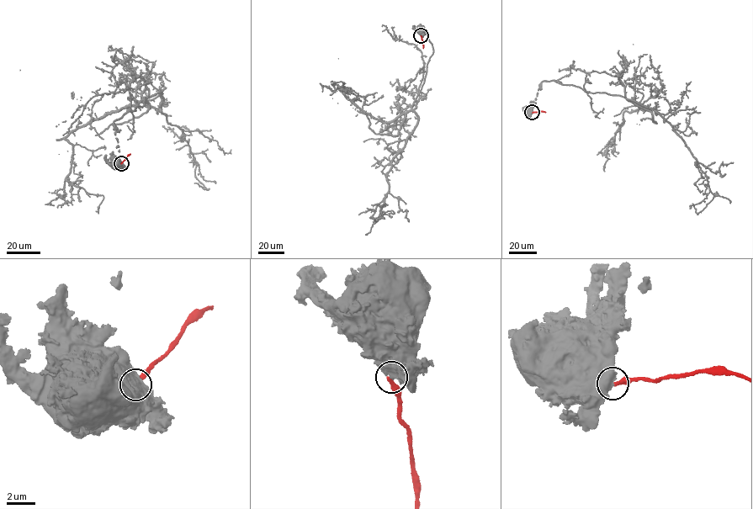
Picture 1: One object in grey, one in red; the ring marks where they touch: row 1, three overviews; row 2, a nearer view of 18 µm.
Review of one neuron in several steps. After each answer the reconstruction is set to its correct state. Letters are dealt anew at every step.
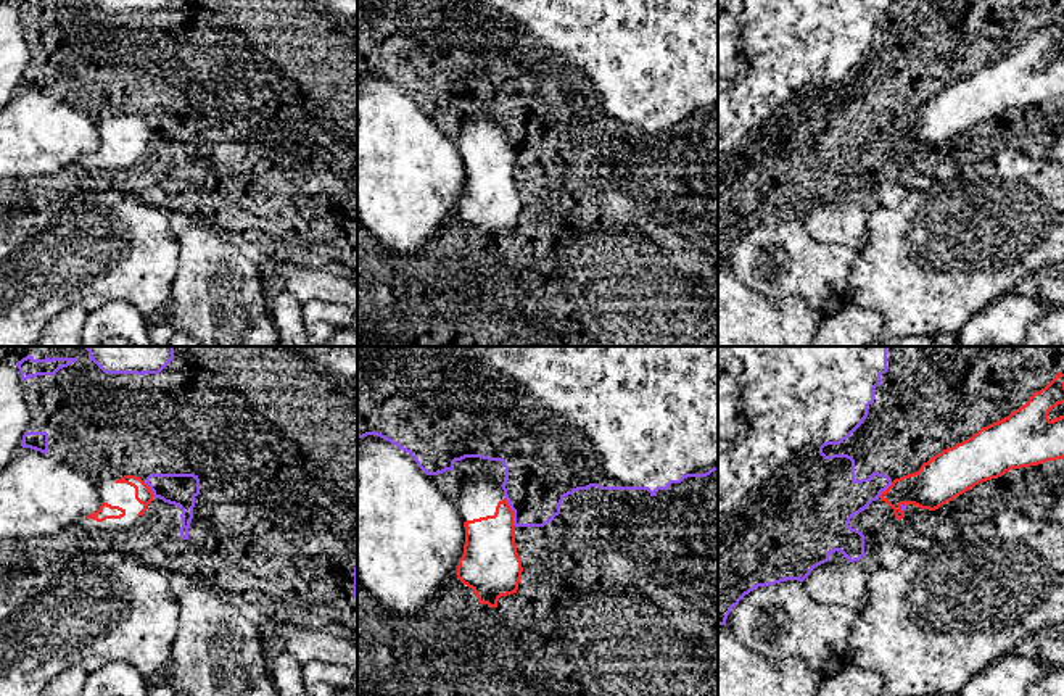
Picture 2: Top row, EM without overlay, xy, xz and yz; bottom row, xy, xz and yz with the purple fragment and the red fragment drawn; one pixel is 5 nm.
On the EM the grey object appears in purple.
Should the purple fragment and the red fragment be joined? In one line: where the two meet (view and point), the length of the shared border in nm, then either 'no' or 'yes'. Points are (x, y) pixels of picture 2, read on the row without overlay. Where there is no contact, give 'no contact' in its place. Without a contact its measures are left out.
meets purple in xz at (514, 152); contact 160 nm long; no

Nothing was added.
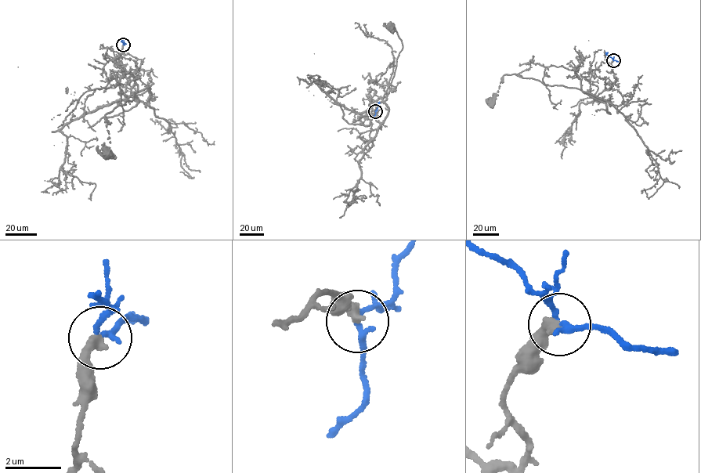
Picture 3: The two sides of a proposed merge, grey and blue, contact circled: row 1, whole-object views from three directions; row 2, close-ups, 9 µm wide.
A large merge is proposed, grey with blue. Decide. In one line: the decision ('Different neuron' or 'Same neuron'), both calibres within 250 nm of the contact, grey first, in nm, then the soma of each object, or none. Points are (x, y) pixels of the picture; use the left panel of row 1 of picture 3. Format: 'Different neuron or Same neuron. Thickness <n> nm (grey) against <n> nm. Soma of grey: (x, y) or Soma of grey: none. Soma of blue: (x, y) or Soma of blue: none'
Same neuron. Thickness 360 nm (grey) against 180 nm. Soma of grey: (108, 154). Soma of blue: none

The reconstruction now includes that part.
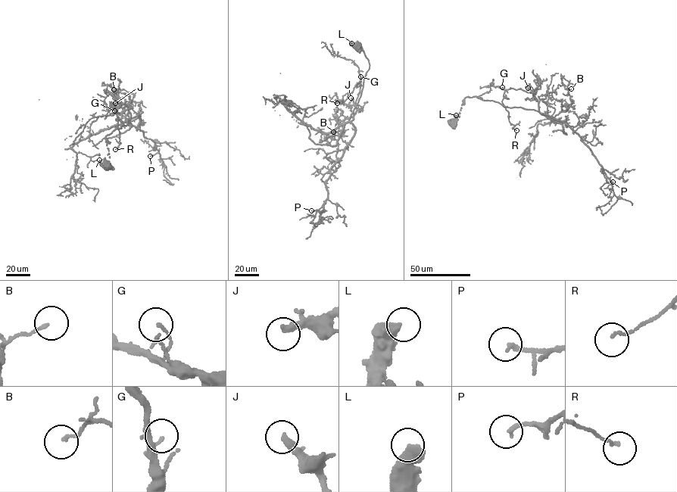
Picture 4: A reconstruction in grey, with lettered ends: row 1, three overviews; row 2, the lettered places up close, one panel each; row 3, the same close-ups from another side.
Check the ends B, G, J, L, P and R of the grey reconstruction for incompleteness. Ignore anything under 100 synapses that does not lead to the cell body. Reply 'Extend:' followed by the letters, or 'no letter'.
Extend: J

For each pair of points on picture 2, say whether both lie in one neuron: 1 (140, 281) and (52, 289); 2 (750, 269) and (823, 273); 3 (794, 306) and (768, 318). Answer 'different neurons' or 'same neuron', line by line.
1: same neuron
2: same neuron
3: different neurons

